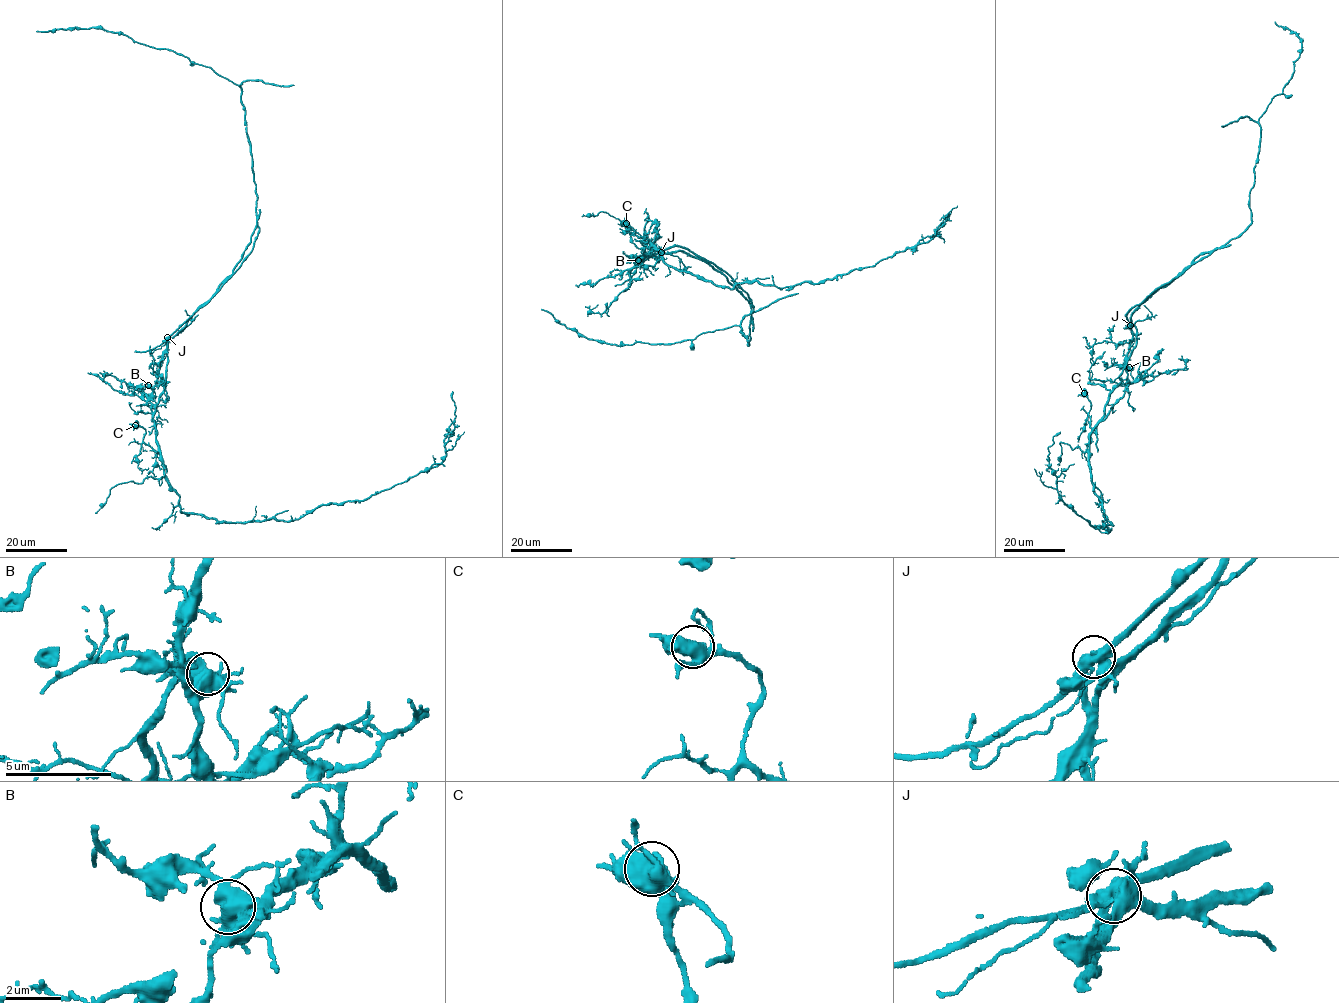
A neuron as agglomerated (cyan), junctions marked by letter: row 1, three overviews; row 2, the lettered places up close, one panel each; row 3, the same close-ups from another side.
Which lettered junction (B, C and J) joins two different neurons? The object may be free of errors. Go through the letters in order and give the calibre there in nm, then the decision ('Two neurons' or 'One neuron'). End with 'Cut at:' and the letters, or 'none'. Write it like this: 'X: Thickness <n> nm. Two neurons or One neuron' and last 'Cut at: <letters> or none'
B: Thickness 550 nm. One neuron
C: Thickness 480 nm. One neuron
J: Thickness 500 nm. Two neurons
Cut at: J

